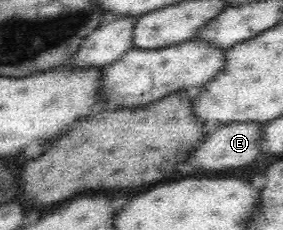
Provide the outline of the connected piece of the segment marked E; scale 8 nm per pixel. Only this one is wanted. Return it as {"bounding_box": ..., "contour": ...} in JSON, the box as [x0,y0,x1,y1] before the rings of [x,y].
{"bounding_box":[191,122,263,171],"contour":[[[233,122],[207,137],[191,155],[199,169],[225,171],[233,167],[251,165],[261,157],[263,124],[261,122]]]}

